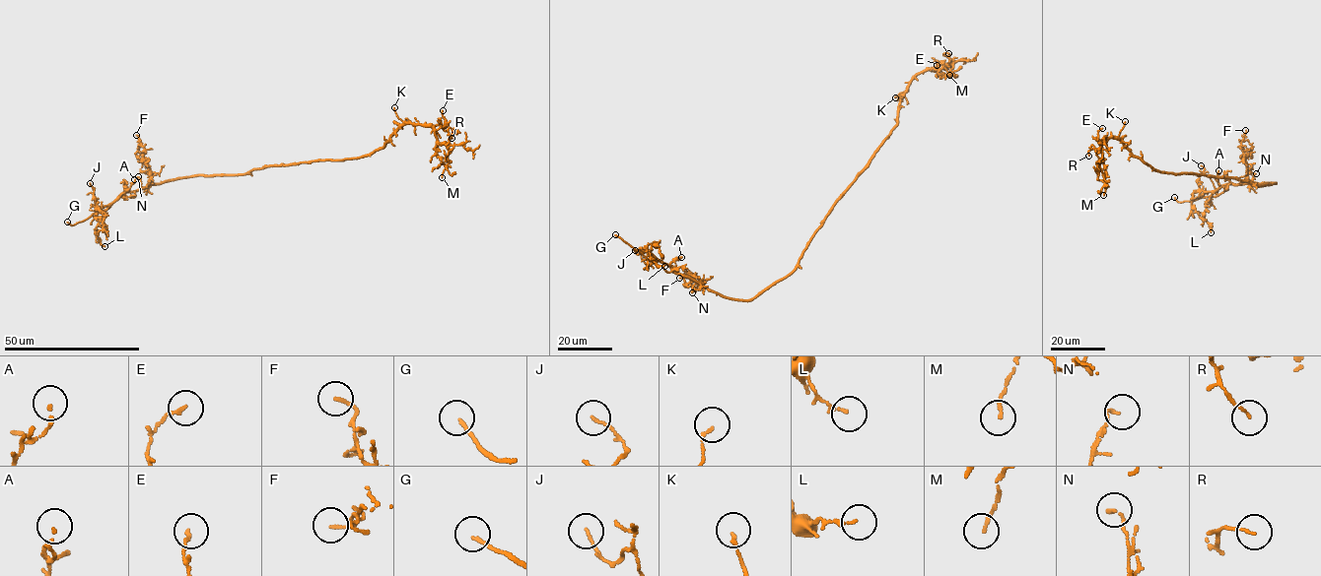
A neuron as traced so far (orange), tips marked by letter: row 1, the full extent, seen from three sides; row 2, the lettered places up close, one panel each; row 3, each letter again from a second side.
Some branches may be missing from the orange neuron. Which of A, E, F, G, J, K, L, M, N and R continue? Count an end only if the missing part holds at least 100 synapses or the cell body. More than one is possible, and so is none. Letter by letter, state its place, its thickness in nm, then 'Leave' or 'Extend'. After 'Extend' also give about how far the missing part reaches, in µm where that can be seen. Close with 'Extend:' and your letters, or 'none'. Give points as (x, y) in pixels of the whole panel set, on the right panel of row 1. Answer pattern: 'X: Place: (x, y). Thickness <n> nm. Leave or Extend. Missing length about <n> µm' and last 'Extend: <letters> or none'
A: Place: (1218, 170). Thickness 120 nm. Leave
E: Place: (1102, 128). Thickness 140 nm. Leave
F: Place: (1245, 130). Thickness 130 nm. Leave
G: Place: (1174, 197). Thickness 150 nm. Extend. Missing length about 2 µm
J: Place: (1201, 165). Thickness 110 nm. Leave
K: Place: (1125, 121). Thickness 130 nm. Leave
L: Place: (1211, 232). Thickness 140 nm. Leave
M: Place: (1103, 195). Thickness 140 nm. Leave
N: Place: (1256, 173). Thickness 130 nm. Leave
R: Place: (1088, 156). Thickness 100 nm. Leave
Extend: G

